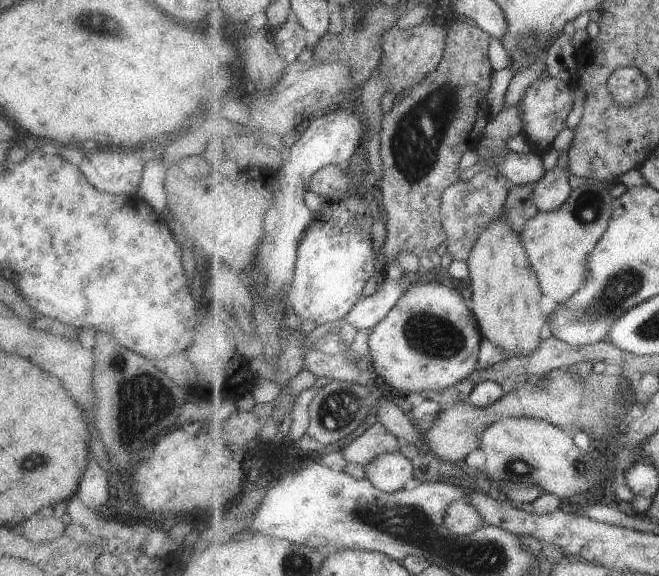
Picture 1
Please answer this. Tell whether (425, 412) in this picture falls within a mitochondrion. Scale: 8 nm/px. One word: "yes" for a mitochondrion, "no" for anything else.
no

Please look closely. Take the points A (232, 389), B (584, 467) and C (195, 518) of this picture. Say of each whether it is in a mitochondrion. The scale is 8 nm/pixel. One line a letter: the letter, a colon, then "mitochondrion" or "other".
A: other
B: mitochondrion
C: other

